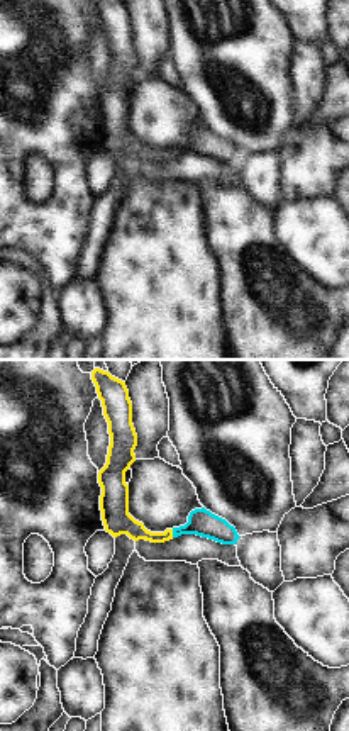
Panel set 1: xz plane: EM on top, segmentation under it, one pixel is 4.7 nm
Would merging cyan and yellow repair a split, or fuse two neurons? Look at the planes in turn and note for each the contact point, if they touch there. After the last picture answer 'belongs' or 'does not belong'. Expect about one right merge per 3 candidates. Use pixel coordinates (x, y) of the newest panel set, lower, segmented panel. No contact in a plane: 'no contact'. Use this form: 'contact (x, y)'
contact (173, 533)

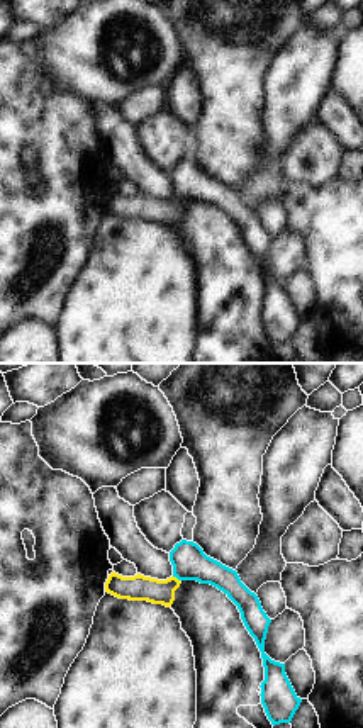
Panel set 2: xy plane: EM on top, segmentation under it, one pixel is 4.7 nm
contact (177, 577)

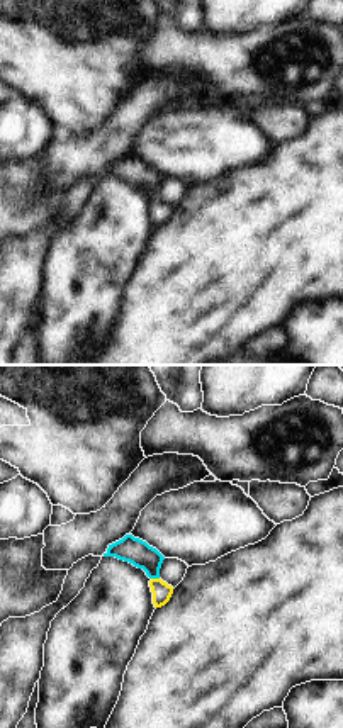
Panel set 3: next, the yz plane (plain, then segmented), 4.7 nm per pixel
contact (155, 577)

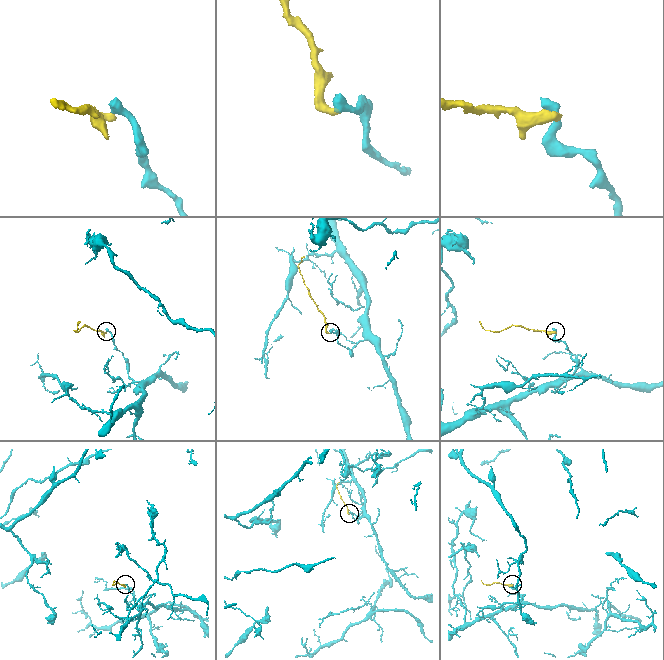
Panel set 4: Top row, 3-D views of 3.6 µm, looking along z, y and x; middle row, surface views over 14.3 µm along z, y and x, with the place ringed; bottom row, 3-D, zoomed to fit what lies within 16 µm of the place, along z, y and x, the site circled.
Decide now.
belongs

